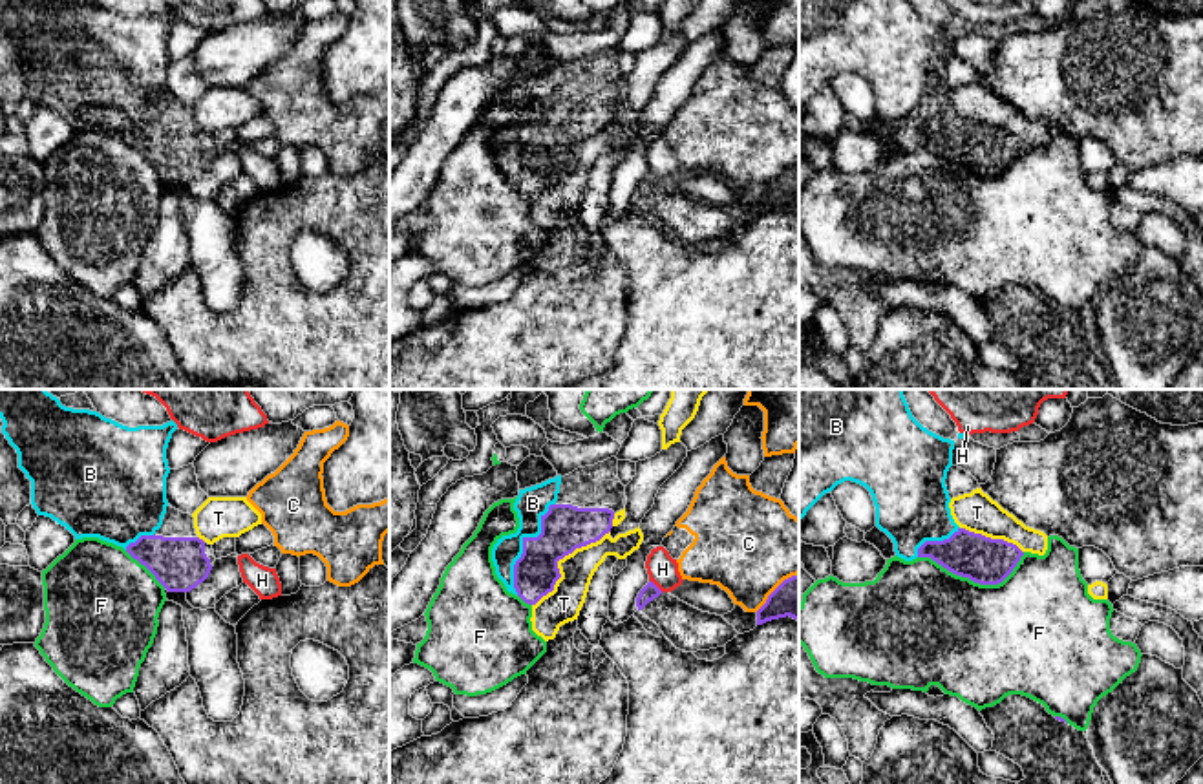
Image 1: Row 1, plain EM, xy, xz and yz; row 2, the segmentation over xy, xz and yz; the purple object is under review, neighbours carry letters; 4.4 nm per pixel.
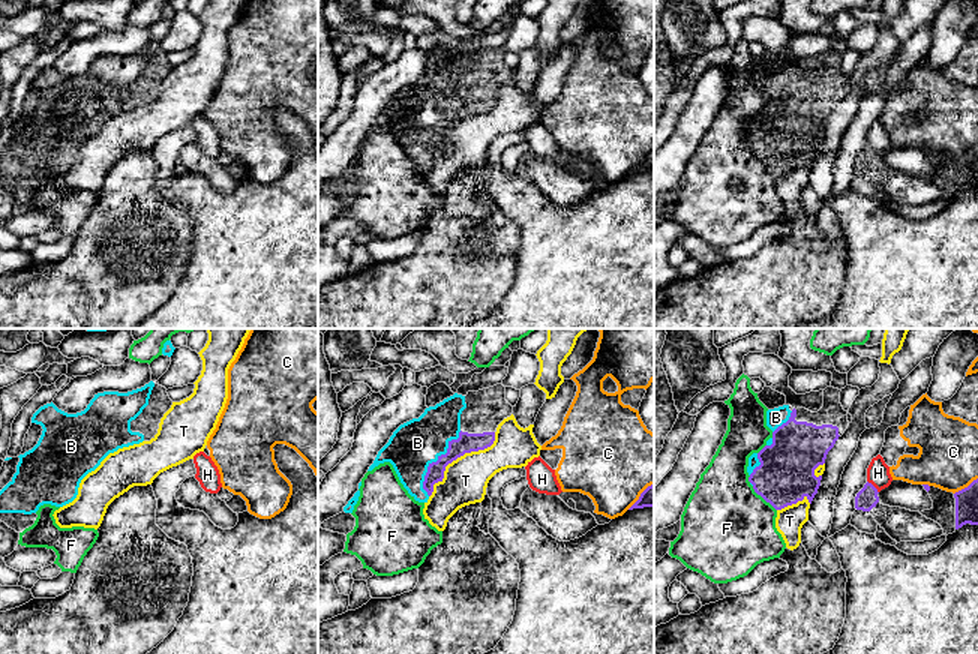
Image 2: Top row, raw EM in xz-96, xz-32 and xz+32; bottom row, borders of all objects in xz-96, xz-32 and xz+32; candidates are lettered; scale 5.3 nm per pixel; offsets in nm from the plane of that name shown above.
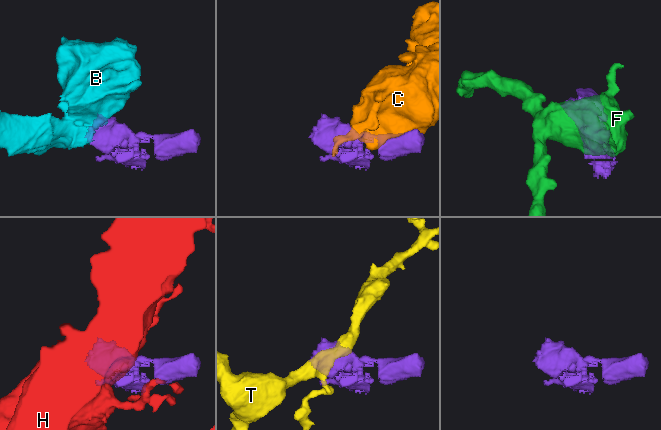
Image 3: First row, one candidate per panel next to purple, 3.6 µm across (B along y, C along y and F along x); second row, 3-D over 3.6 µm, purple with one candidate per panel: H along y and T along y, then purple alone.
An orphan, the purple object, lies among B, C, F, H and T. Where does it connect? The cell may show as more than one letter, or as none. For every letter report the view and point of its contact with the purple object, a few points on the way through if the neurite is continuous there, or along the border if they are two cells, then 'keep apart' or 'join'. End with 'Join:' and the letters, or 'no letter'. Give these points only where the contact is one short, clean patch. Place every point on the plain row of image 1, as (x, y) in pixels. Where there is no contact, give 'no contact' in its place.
B: meets purple in xz at (523, 134); join
C: meets purple in xz at (776, 180); keep apart
F: meets purple in yz at (973, 170); keep apart
H: meets purple in xz at (655, 176); border along xz (649, 170), (662, 181); keep apart
T: meets purple in xz at (560, 148); keep apart
Join: B

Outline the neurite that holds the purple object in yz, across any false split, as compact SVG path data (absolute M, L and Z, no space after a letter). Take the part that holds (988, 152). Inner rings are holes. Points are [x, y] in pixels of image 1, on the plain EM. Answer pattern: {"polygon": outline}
{"polygon": "M799 0L799 113L825 84L852 71L870 82L876 117L892 130L898 148L931 148L956 166L998 175L1024 143L954 113L945 77L953 40L954 31L923 18L910 0Z"}

